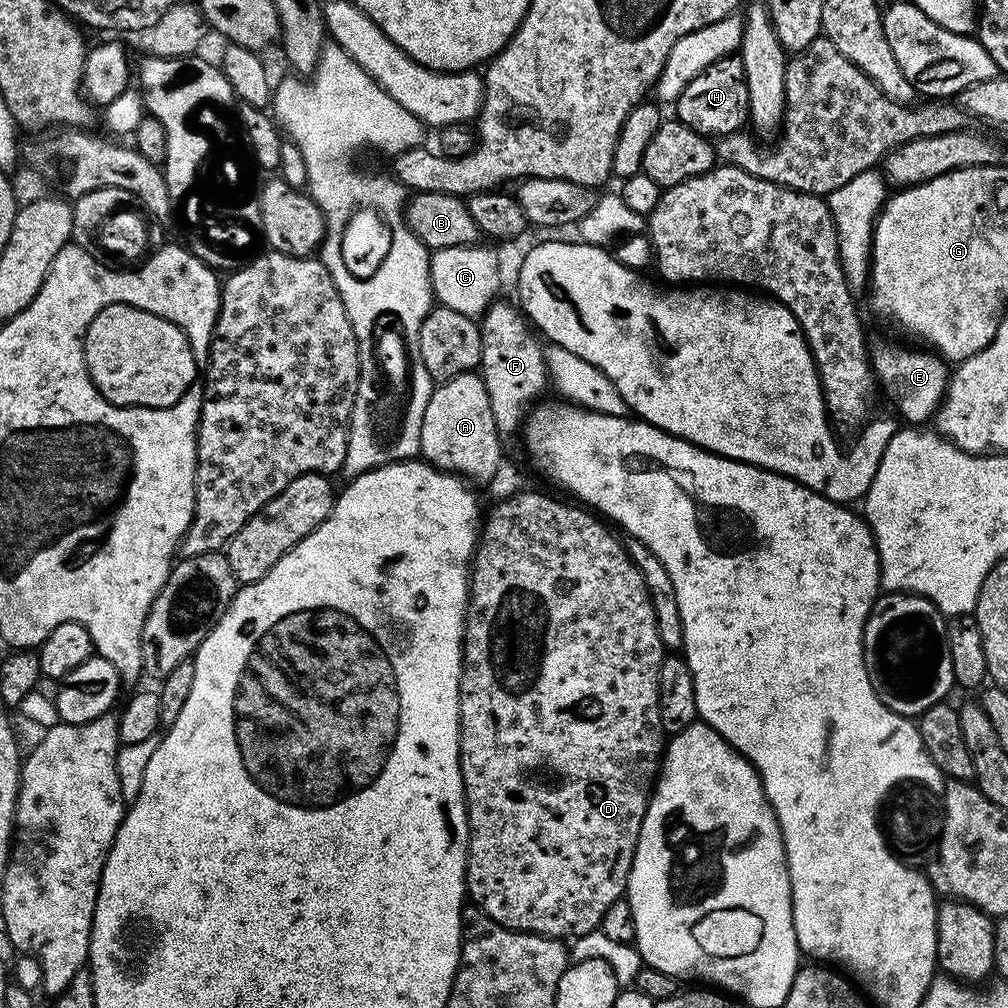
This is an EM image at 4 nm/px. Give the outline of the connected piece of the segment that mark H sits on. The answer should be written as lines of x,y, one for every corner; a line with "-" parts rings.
733,54
718,58
716,62
710,62
710,66
706,66
706,70
702,70
702,74
694,74
694,78
690,78
686,90
682,90
682,94
678,94
674,108
676,108
675,119
684,127
694,130
697,137
719,138
731,132
741,131
749,123
749,119
746,70
742,66
739,55

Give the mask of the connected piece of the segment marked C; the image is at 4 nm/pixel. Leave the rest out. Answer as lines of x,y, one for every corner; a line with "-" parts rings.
482,244
435,249
429,259
433,297
441,307
457,310
472,319
481,317
497,299
500,286
500,260

